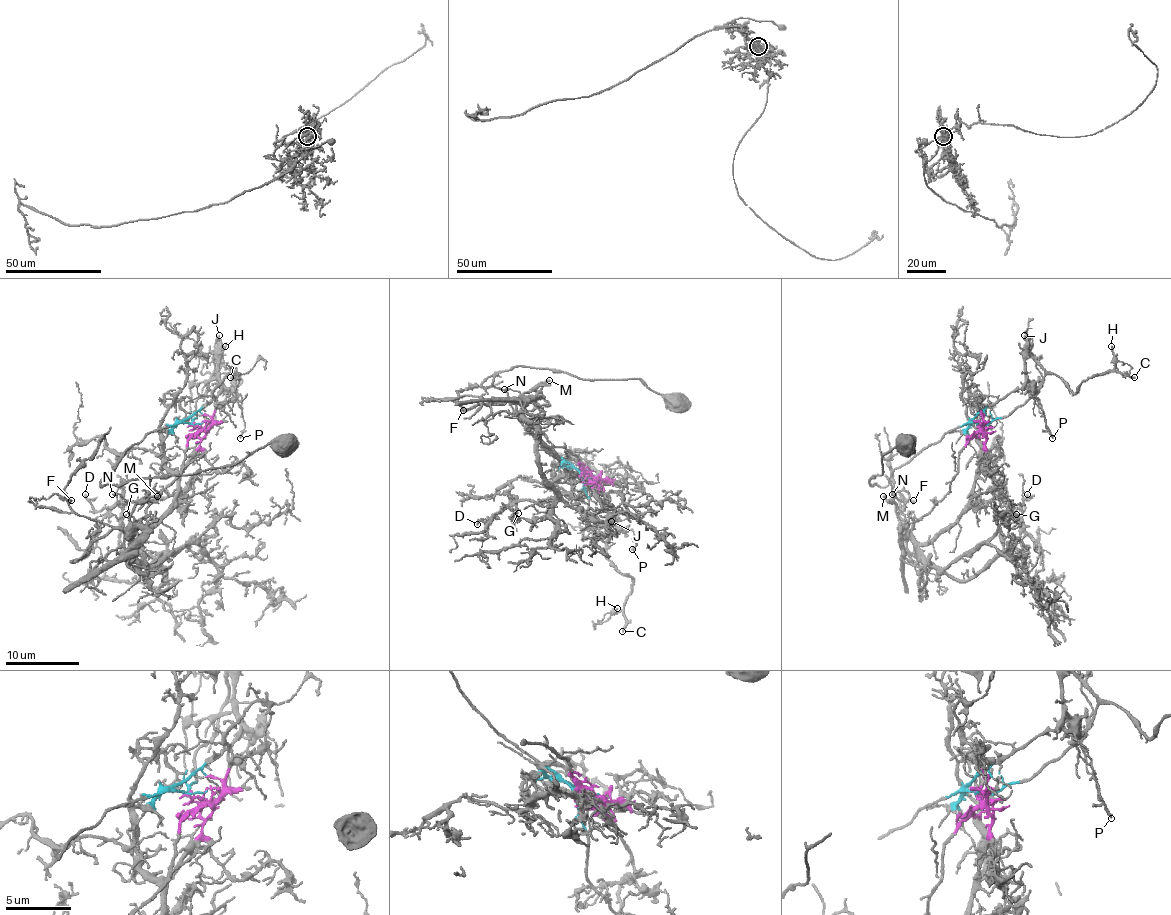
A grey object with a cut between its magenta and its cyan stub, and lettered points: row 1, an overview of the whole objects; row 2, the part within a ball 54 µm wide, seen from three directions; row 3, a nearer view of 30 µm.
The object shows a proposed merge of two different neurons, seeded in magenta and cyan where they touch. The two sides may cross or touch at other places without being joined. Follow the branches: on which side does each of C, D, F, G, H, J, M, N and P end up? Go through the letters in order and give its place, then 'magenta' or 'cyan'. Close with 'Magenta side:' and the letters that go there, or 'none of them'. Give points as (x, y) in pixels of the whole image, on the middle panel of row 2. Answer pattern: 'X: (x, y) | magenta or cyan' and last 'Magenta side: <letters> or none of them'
C: (622, 631) | cyan
D: (477, 524) | magenta
F: (463, 410) | magenta
G: (518, 513) | magenta
H: (617, 608) | cyan
J: (611, 521) | cyan
M: (549, 380) | magenta
N: (504, 389) | magenta
P: (632, 549) | cyan
Magenta side: D, F, G, M, N

